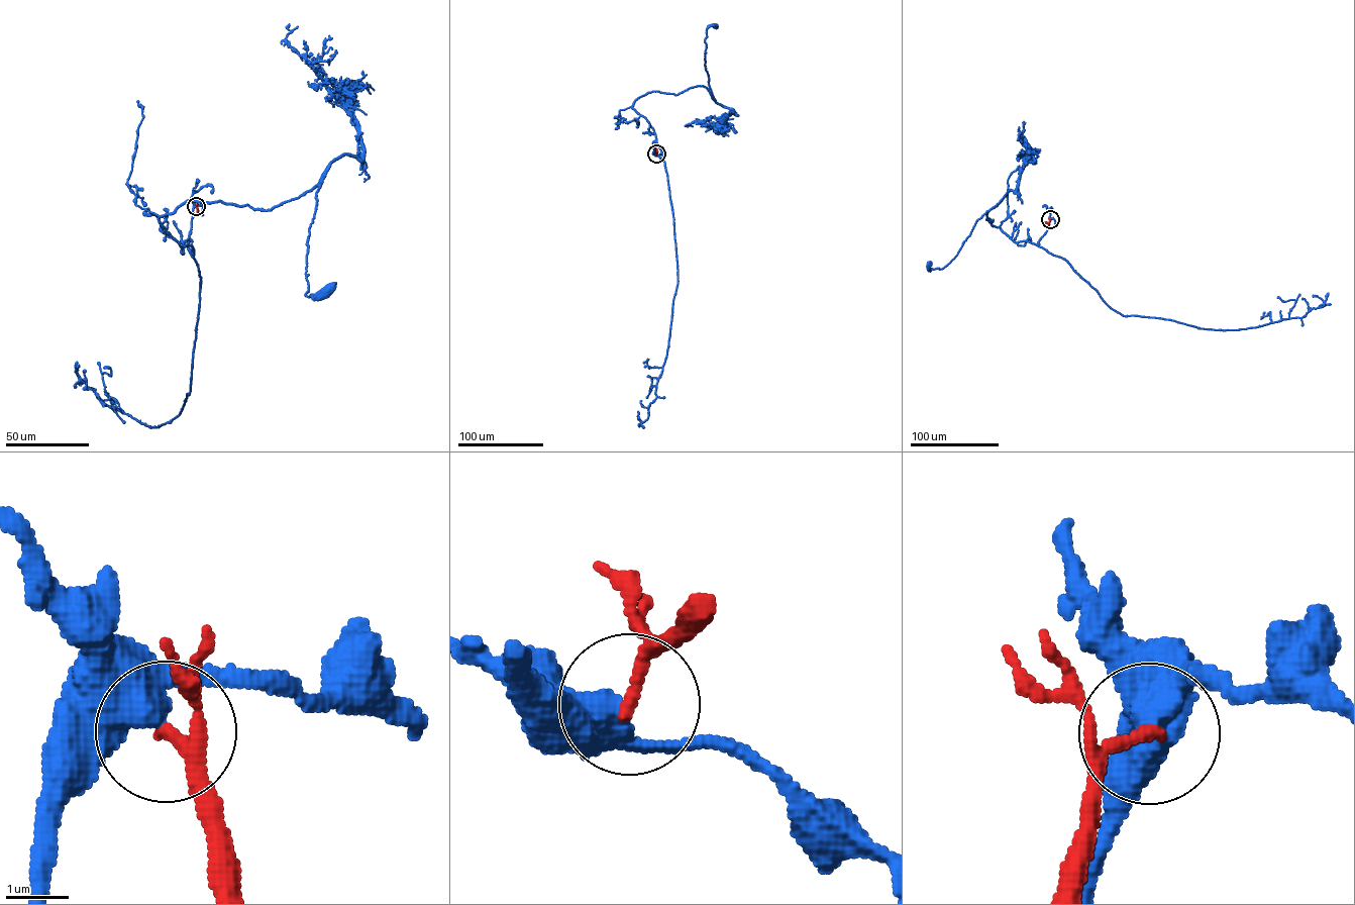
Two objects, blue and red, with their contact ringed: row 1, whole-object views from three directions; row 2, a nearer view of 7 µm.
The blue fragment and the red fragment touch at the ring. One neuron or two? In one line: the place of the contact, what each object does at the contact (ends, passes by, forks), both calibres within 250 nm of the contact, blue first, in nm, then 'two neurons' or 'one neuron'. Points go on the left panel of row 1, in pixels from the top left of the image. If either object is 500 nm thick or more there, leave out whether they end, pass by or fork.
place (196, 206); blue passes by; red passes by; calibres 440 and 150 nm; two neurons

